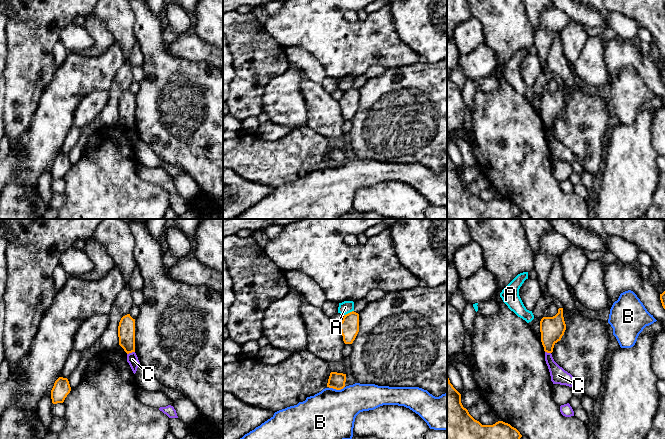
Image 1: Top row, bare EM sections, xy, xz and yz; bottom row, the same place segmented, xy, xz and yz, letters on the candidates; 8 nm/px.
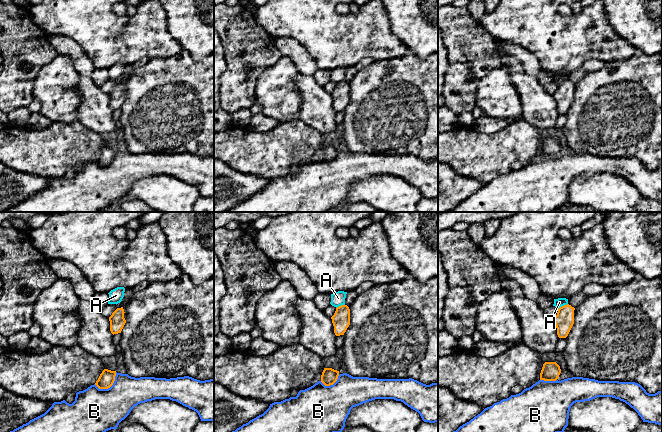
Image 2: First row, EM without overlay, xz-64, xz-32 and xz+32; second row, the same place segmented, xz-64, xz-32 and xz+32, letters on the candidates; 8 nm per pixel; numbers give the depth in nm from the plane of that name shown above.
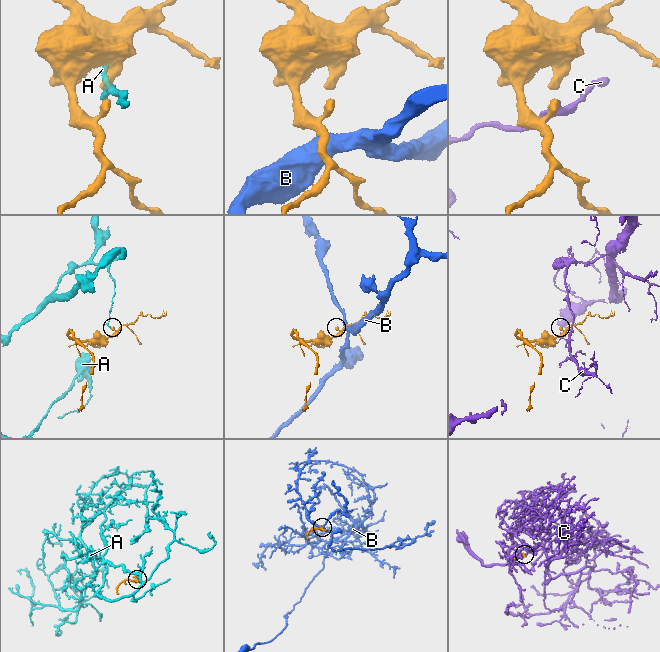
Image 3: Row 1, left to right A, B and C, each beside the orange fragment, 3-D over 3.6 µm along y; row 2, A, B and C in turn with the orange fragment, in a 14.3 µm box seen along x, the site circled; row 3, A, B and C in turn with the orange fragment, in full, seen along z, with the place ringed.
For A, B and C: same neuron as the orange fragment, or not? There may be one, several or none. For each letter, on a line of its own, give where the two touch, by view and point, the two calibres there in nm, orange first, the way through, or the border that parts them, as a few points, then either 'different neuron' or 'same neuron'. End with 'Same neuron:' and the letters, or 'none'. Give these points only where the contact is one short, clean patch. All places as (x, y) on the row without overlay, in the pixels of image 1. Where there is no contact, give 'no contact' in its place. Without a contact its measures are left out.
A: xz (348, 89) | 150/100 nm | along xz (353, 86), (343, 91) | different neuron
B: xz (336, 165) | 130/420 nm | along xz (344, 162), (340, 165), (329, 164) | different neuron
C: xy (130, 128) | 140/90 nm | along xy (134, 127), (127, 130) | different neuron
Same neuron: none

